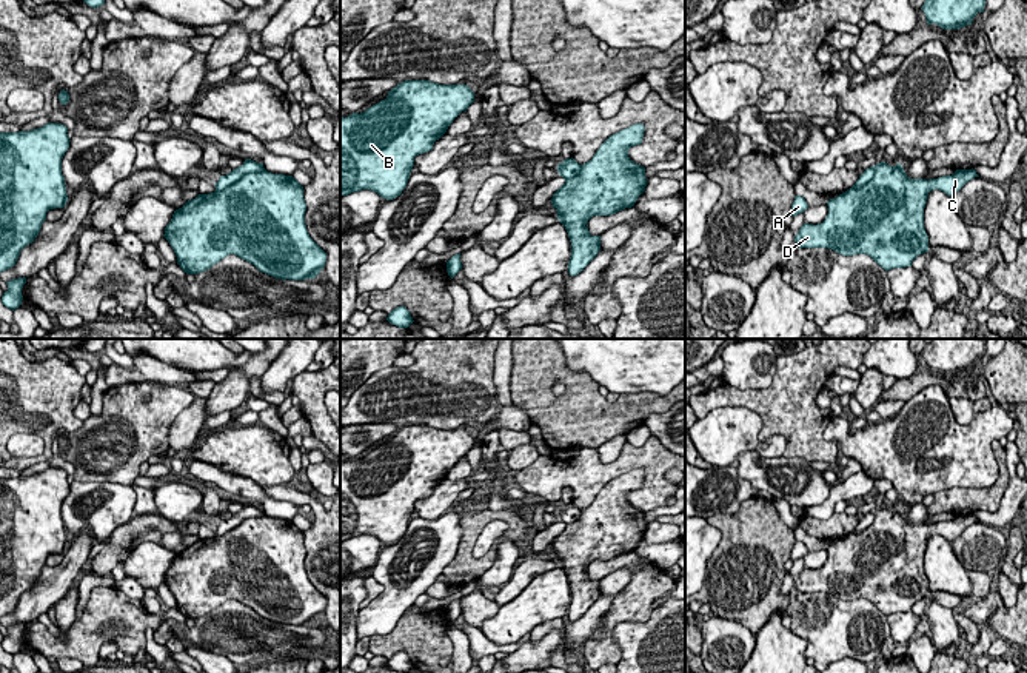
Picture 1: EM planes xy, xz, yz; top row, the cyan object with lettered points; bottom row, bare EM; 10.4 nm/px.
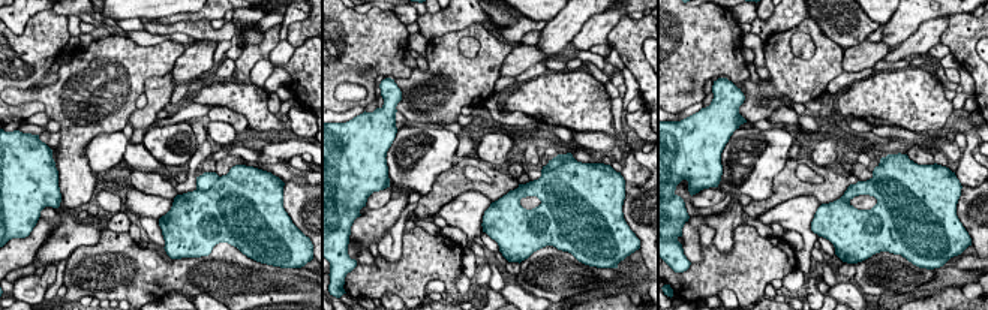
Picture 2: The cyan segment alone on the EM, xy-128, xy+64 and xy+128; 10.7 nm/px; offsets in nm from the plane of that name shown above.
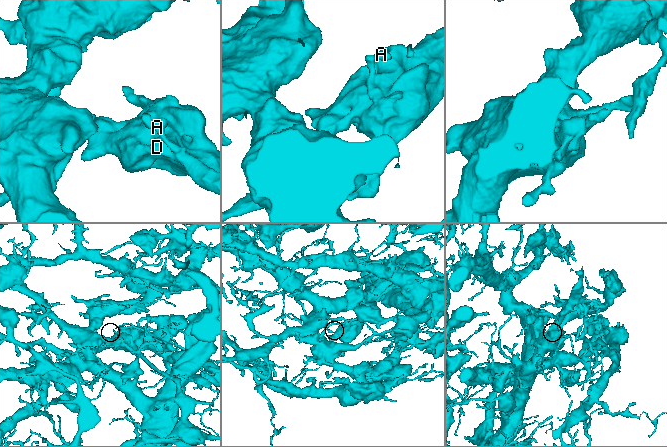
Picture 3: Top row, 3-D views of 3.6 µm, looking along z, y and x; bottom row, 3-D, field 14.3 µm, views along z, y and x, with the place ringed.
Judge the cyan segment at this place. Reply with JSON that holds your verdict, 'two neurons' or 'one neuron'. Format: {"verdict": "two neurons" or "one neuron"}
{"verdict": "two neurons"}

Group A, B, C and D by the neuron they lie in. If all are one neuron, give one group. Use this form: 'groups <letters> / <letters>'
groups A / B C D

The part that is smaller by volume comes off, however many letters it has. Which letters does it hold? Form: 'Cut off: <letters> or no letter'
Cut off: A

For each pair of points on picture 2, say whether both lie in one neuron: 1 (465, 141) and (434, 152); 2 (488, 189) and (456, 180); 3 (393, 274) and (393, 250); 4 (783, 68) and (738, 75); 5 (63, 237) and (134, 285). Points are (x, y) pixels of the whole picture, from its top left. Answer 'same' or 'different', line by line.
1: different
2: same
3: different
4: different
5: different

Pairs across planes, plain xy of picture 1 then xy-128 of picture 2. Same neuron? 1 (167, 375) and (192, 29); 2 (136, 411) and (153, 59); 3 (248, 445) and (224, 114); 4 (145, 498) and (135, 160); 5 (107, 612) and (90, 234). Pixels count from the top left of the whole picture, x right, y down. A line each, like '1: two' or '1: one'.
1: one
2: one
3: two
4: one
5: two

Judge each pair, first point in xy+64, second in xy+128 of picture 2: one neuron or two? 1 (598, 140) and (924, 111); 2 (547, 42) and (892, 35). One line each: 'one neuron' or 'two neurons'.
1: two neurons
2: one neuron

